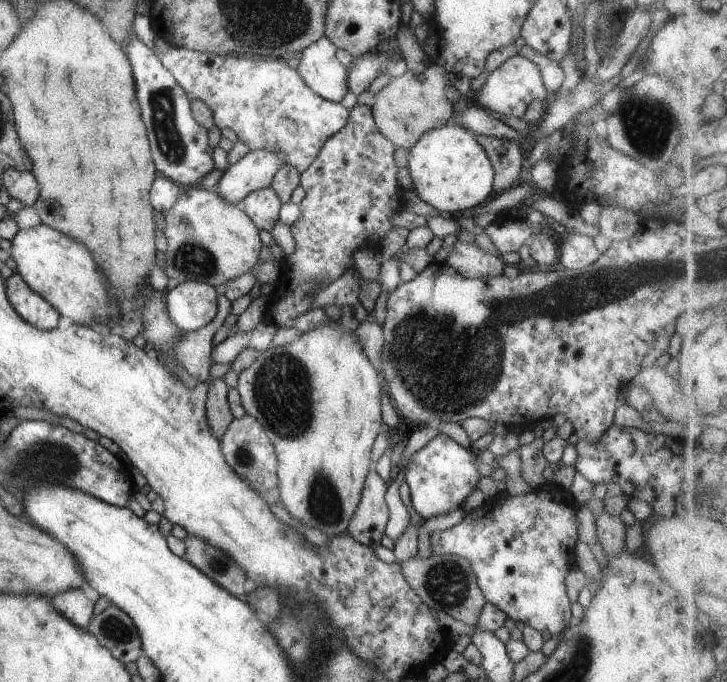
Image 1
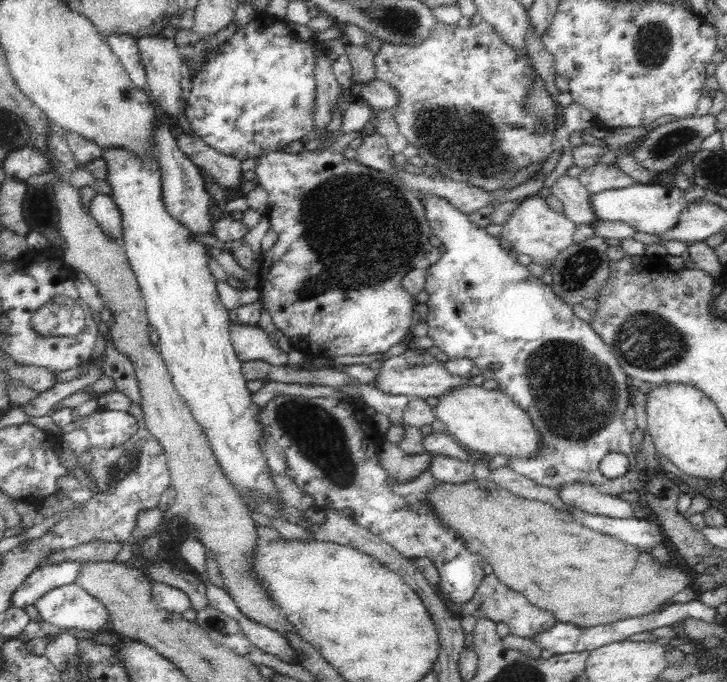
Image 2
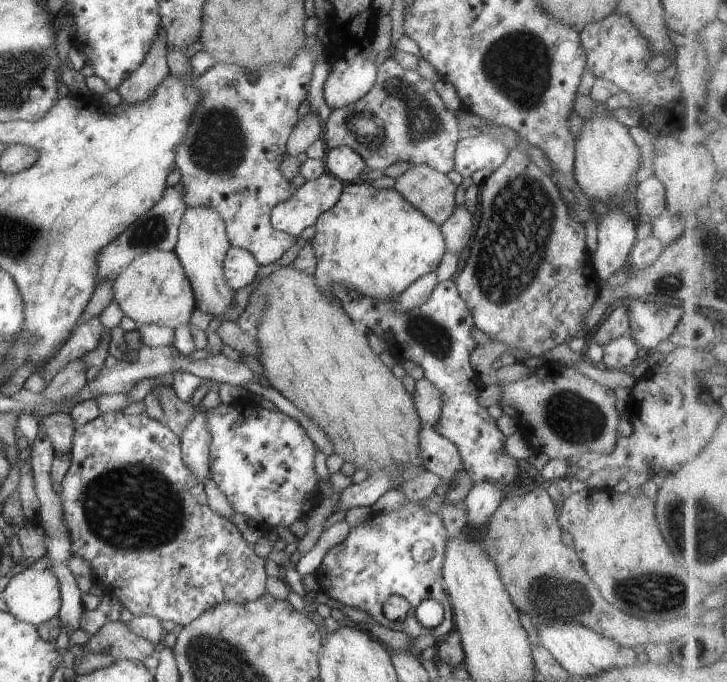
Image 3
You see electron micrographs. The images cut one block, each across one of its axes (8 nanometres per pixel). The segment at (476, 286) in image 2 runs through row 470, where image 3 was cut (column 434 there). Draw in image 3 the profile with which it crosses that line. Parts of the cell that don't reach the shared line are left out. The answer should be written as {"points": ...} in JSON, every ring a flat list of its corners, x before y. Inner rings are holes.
{"points":[[406,499,402,508,372,514,360,525,353,526,343,542,326,552,314,576,320,590,332,600,364,610,378,624,404,632,410,638,431,635,440,642,455,629,452,606,443,584,442,566,447,538,447,530,440,515,426,510,424,501],[392,595,402,596,410,604,404,621,390,622,384,616,384,603],[429,599,440,602,444,608,444,620,436,628,424,628,414,616,414,608]]}

